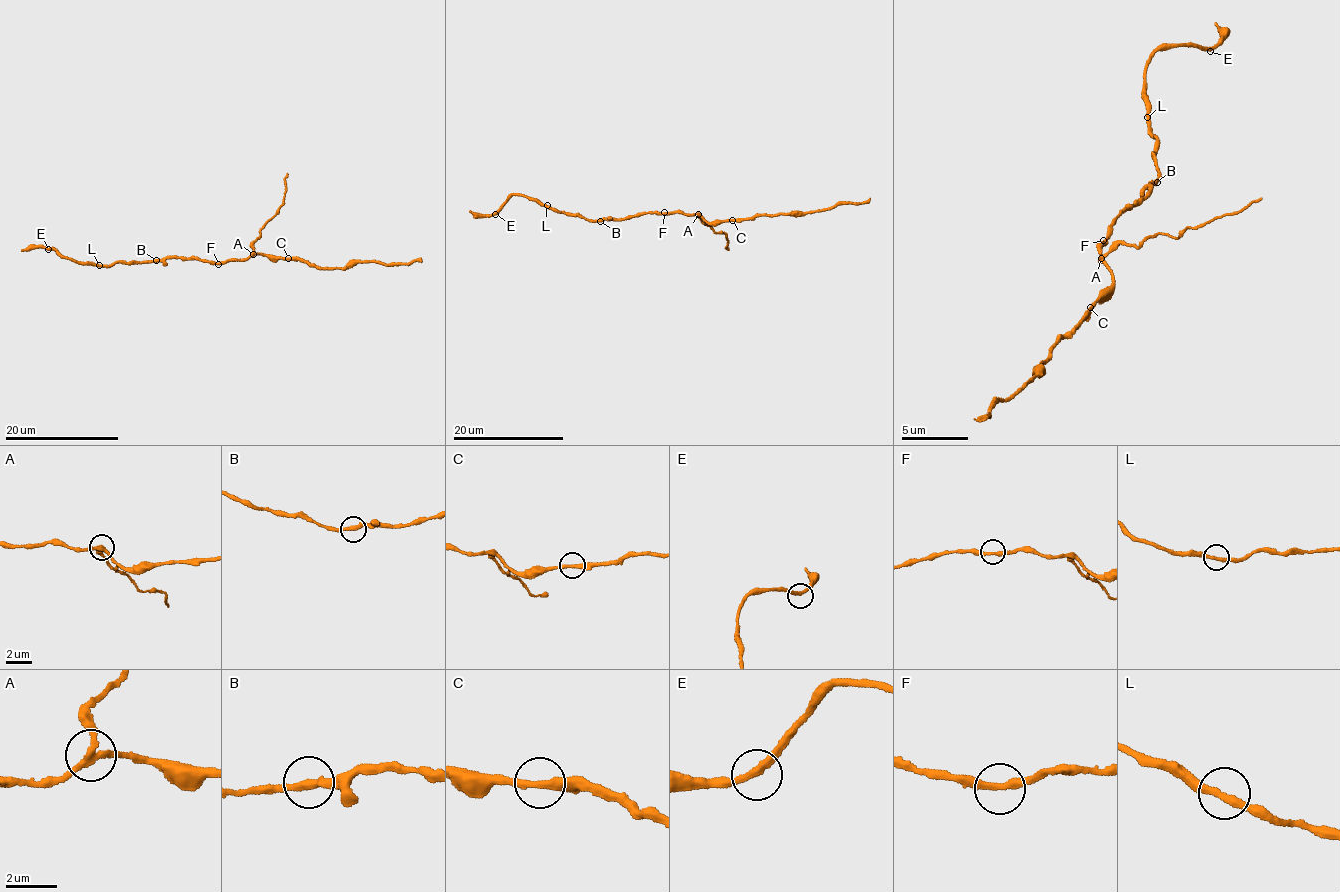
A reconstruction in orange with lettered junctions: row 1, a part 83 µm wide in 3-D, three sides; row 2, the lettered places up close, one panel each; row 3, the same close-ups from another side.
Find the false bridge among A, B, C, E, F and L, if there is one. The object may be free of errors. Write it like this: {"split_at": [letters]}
{"split_at": ["A"]}

